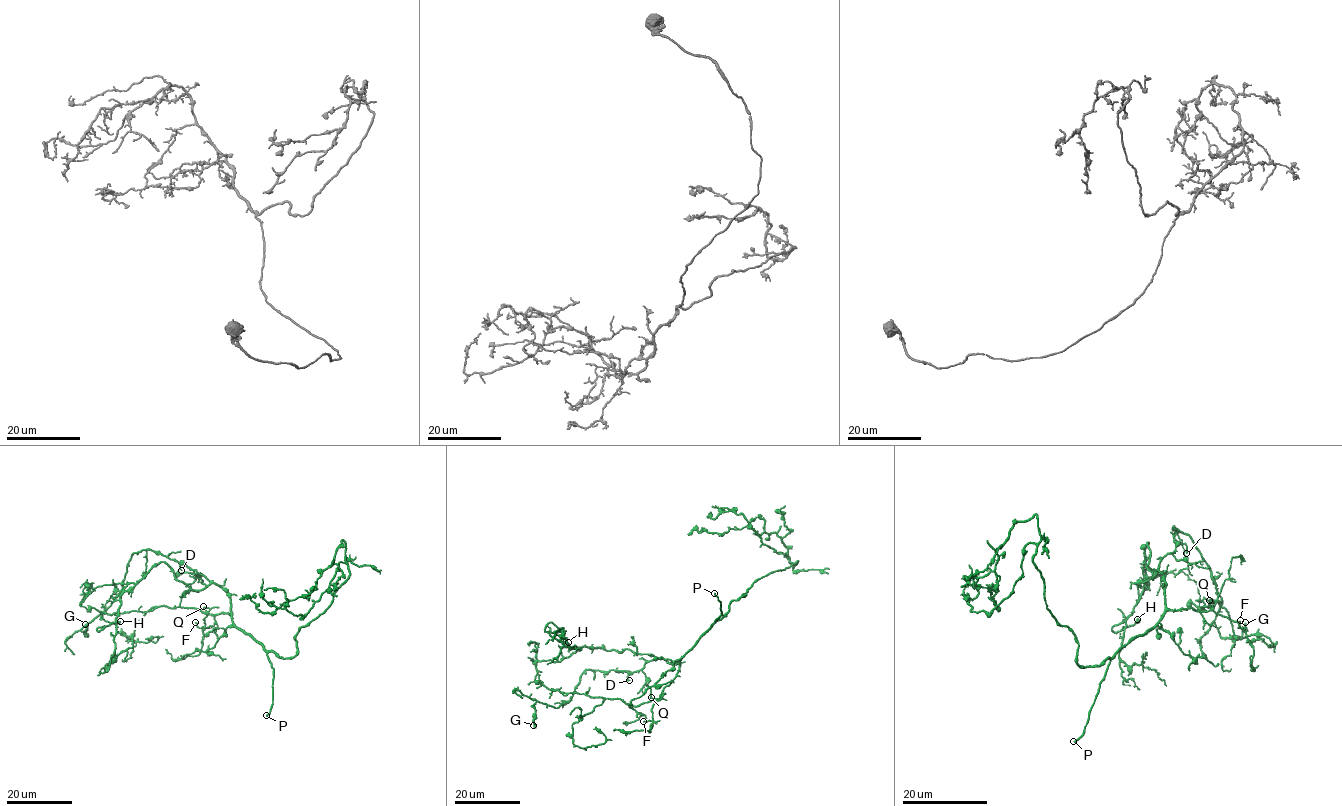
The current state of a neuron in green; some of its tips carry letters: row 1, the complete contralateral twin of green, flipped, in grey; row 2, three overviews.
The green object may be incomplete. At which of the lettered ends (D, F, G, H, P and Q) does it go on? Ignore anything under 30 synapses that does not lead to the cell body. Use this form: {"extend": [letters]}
{"extend": ["P"]}

